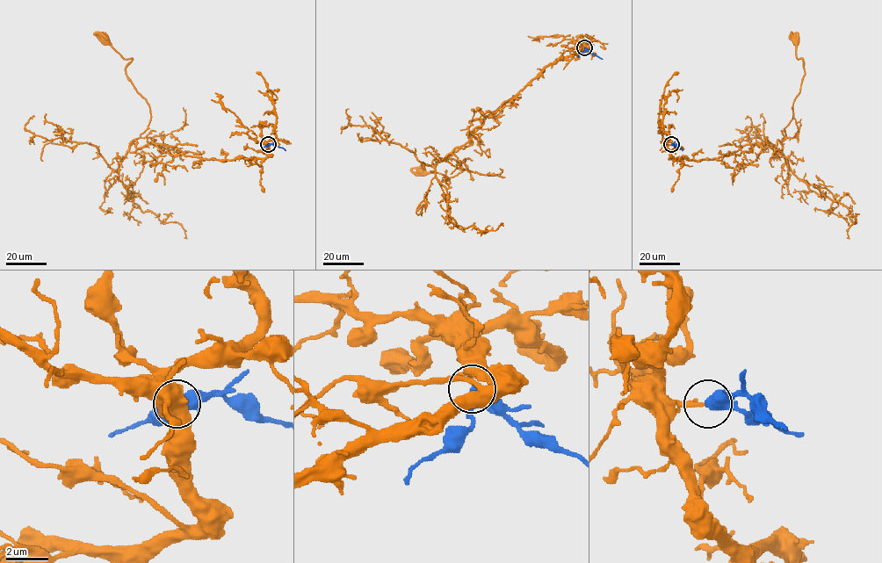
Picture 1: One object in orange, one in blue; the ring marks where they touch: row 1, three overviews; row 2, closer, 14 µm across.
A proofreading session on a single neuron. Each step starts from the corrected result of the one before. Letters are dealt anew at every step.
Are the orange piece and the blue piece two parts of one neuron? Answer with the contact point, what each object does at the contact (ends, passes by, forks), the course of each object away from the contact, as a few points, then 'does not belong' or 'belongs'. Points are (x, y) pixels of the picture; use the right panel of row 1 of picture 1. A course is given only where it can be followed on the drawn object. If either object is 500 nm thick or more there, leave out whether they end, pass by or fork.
(671, 144) | orange ends | blue passes by | orange via (671, 144), (672, 156), (690, 160), (739, 155), (755, 144), (775, 147), (792, 119), (804, 74), (795, 39) | blue via (671, 144), (683, 150) | belongs

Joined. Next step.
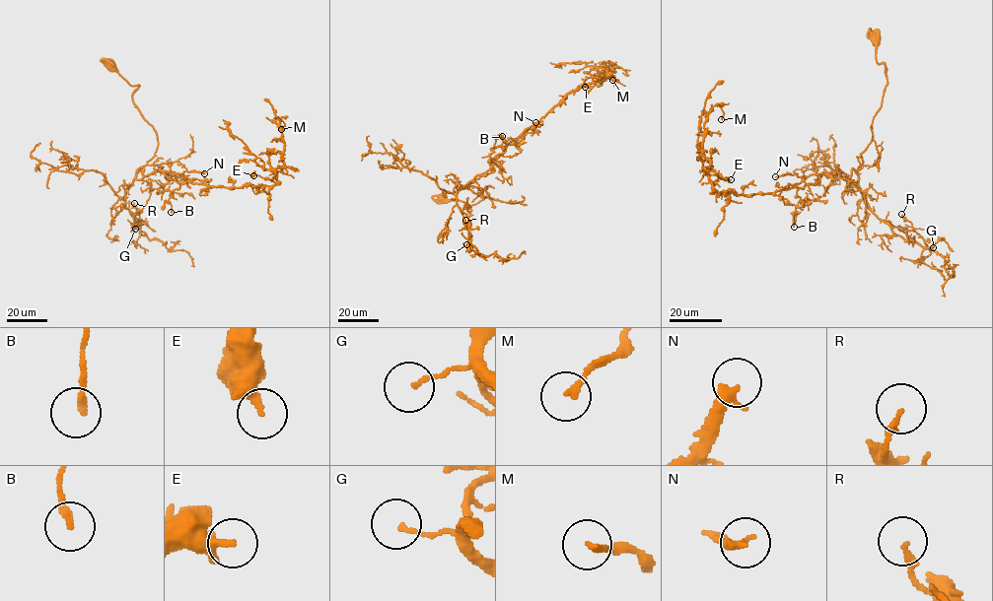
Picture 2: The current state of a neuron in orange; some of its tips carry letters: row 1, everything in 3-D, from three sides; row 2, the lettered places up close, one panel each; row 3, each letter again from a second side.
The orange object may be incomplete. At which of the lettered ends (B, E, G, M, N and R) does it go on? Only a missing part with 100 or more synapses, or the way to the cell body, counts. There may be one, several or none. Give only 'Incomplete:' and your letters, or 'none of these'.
Incomplete: N

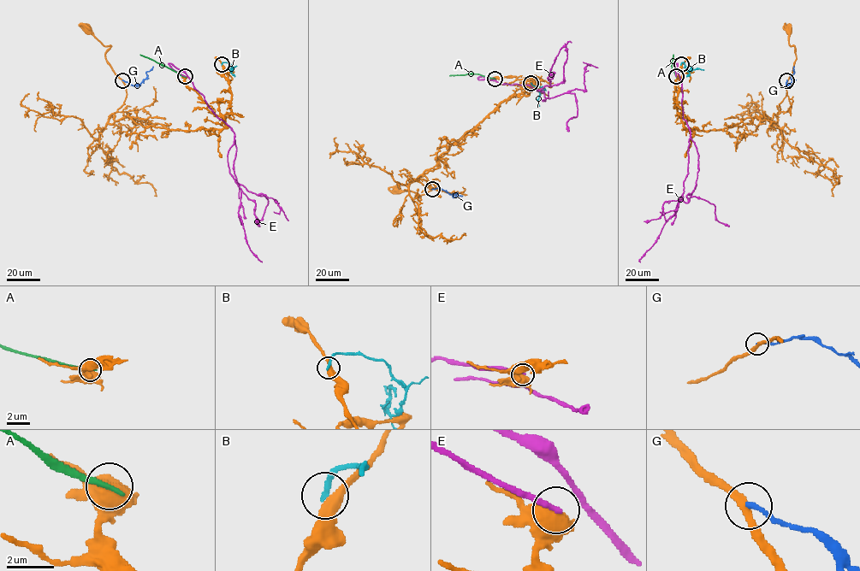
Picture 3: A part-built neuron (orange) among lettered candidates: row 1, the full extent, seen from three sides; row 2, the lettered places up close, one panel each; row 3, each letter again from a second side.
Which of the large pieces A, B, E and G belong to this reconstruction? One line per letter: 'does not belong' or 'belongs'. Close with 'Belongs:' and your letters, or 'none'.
A: does not belong
B: does not belong
E: does not belong
G: does not belong
Belongs: none

